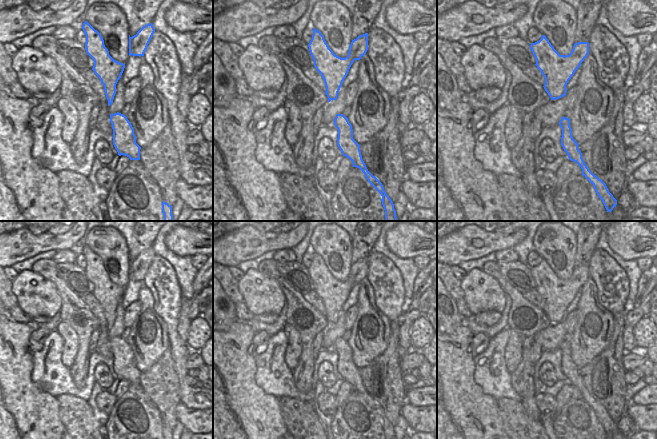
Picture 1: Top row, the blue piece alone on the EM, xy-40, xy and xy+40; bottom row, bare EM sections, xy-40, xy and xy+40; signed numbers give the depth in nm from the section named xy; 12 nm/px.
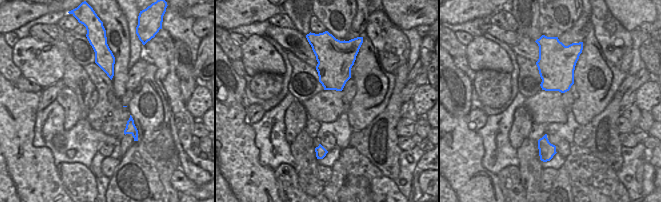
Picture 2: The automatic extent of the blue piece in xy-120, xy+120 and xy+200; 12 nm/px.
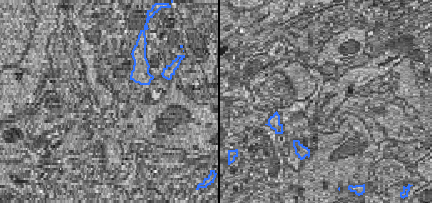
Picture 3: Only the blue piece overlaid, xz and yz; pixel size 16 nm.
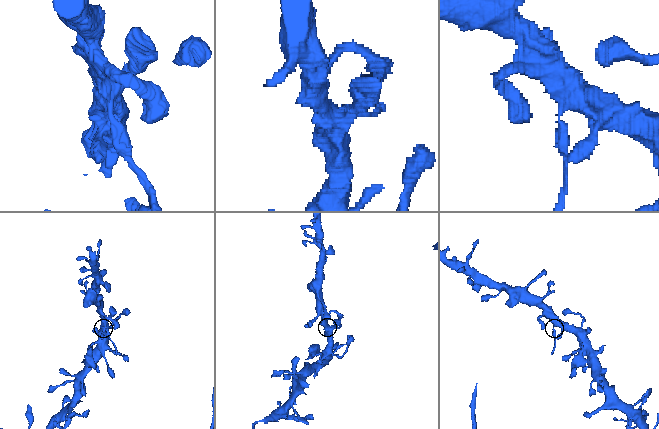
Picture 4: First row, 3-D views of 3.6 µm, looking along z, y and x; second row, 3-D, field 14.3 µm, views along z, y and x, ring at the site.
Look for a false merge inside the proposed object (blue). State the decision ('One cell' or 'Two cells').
One cell

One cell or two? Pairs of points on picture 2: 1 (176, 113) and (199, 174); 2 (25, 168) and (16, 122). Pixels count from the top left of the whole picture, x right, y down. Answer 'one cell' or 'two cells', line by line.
1: one cell
2: one cell

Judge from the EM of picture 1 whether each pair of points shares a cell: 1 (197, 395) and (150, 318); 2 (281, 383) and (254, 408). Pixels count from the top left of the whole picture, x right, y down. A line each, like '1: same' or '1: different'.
1: different
2: different

